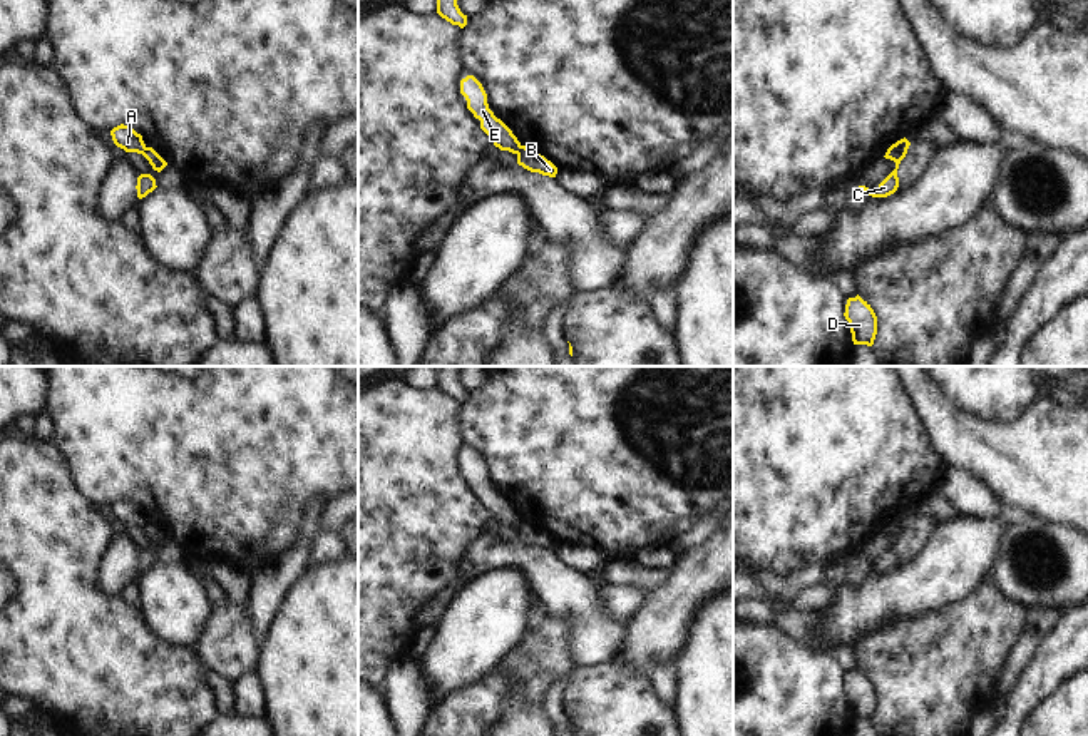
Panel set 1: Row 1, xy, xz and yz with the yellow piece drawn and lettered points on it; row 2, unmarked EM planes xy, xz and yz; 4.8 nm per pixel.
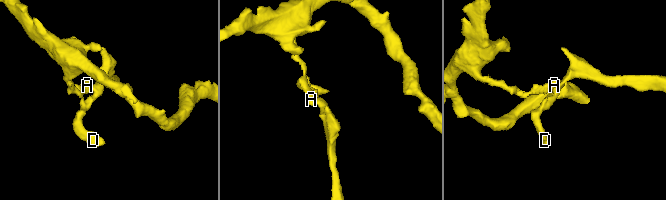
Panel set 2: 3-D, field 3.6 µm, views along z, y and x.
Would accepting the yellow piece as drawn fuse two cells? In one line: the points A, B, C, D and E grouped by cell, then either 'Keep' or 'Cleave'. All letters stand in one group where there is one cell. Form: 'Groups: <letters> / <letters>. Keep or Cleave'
Groups: A E / B C D. Cleave

